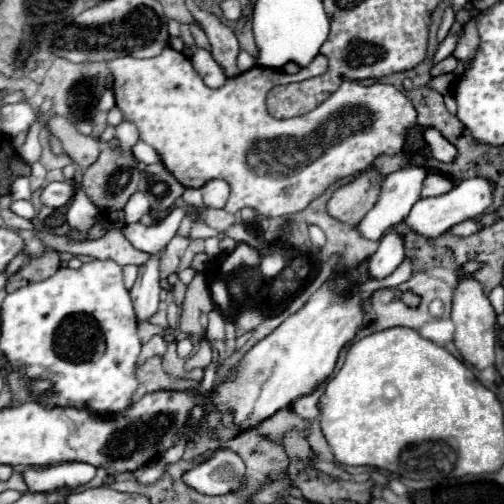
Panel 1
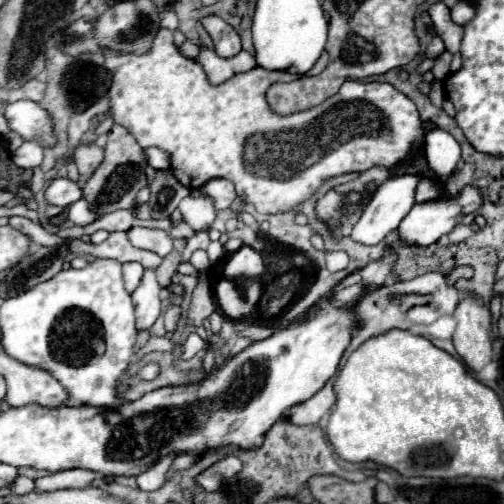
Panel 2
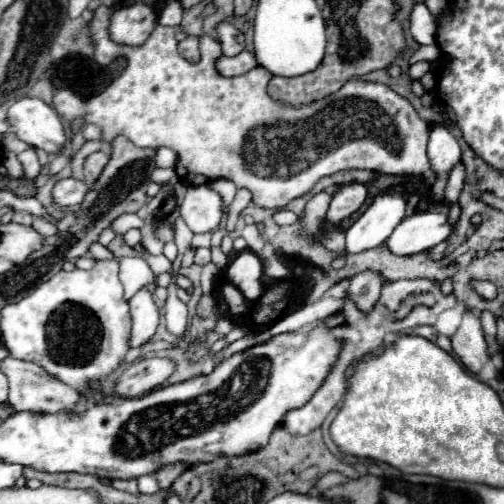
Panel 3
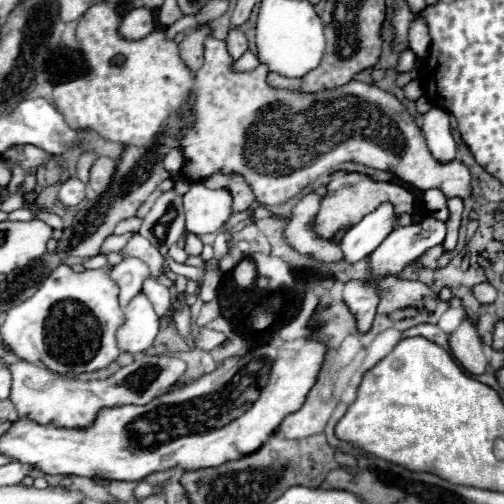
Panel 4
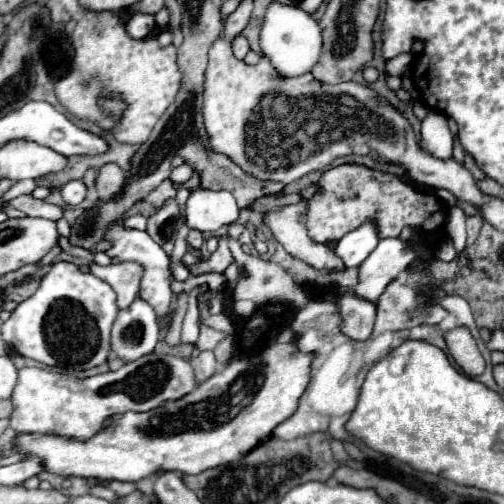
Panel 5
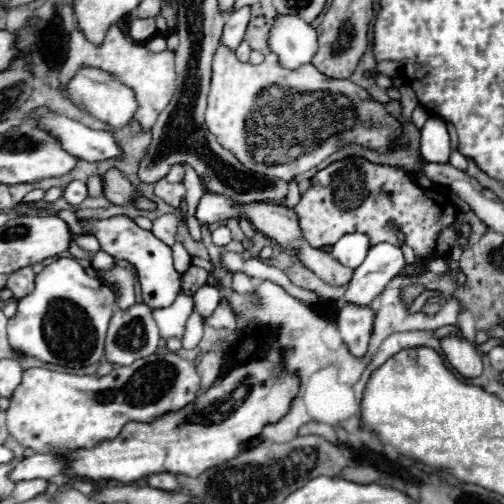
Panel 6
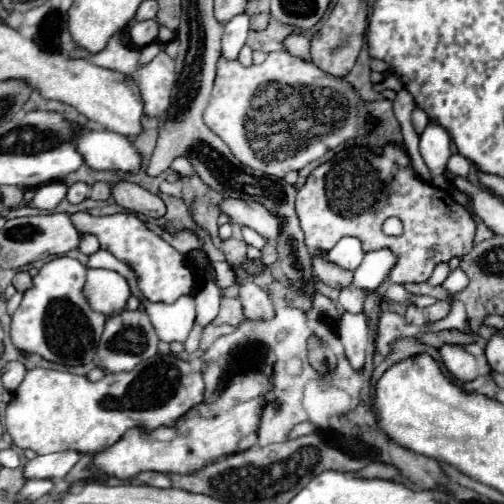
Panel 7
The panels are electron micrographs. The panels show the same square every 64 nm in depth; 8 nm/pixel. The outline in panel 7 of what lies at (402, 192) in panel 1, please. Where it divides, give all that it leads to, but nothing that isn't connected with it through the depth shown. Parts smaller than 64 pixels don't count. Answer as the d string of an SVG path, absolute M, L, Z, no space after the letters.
M348 236L342 238L330 252L326 252L326 260L344 268L344 270L356 270L364 258L360 240Z

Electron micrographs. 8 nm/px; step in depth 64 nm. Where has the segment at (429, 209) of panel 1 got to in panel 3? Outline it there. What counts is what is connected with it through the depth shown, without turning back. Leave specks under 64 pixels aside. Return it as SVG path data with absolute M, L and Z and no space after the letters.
M416 212L402 220L392 236L384 242L394 256L414 256L434 248L450 236L450 226L446 222L446 212Z

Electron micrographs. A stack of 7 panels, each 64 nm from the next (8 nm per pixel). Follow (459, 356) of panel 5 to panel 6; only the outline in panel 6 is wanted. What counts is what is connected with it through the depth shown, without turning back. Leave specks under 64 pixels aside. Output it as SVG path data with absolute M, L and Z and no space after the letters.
M448 336L440 342L440 346L450 366L464 378L476 378L482 374L482 358L476 354L472 342Z

